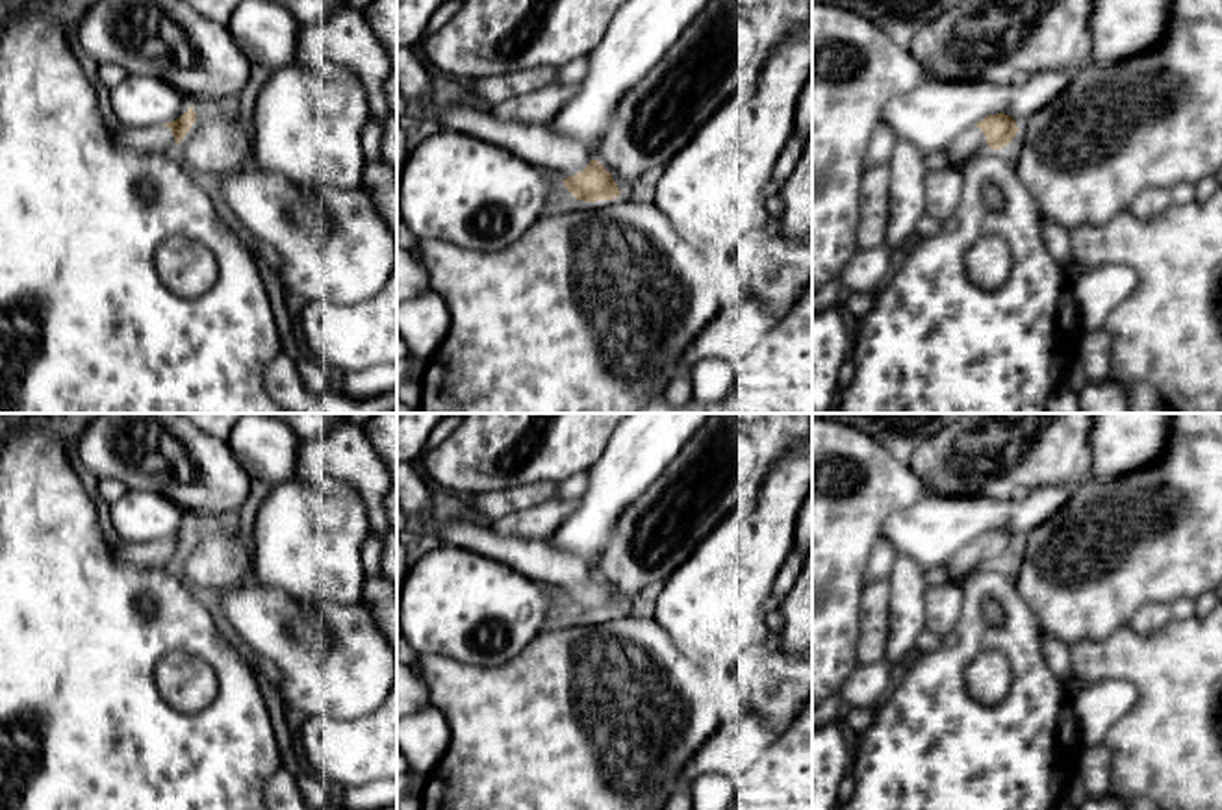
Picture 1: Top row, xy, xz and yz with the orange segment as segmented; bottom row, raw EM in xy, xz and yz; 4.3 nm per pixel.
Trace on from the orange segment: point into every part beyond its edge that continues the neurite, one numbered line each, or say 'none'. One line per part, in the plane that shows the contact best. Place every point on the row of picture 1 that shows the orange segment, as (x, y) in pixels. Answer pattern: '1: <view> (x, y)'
1: xz (536, 143)

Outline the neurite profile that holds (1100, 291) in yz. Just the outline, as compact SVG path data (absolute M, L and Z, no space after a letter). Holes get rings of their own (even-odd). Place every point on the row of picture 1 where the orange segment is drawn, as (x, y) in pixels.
M1126 265L1079 269L1074 274L1074 291L1083 332L1103 328L1107 317L1133 293L1137 282L1135 271Z

